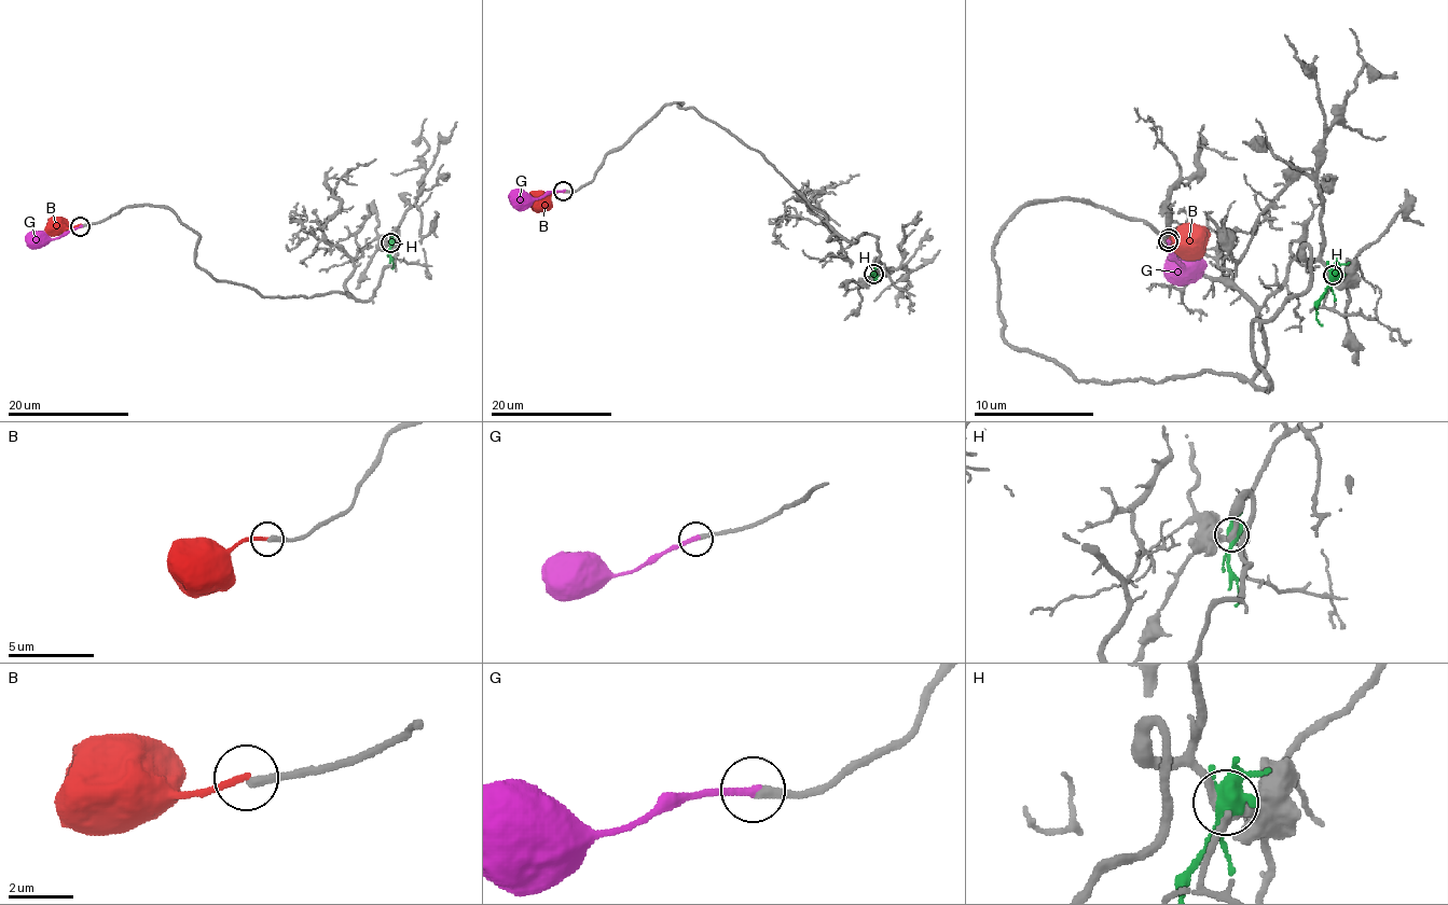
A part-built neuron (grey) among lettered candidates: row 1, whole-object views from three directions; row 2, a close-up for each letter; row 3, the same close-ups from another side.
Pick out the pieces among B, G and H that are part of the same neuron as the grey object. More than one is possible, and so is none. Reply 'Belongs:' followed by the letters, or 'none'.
Belongs: G

